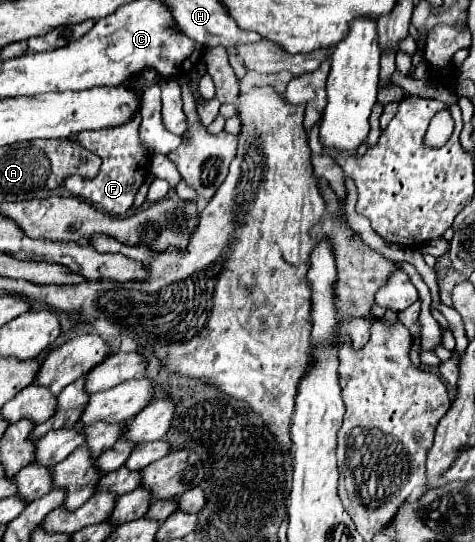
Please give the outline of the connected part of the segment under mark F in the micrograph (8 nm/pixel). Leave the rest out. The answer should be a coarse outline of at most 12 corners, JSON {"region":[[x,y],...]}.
{"region":[[140,114],[74,136],[102,158],[92,180],[62,186],[98,210],[126,214],[150,174]]}

